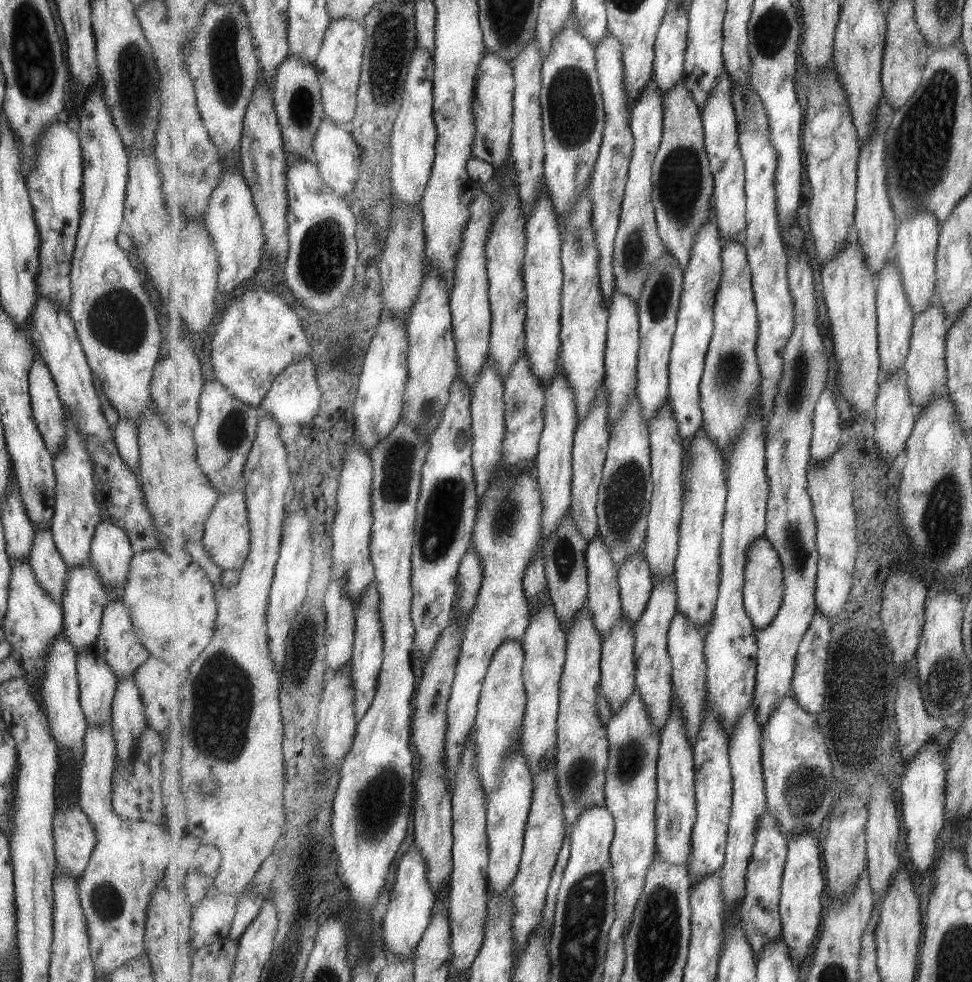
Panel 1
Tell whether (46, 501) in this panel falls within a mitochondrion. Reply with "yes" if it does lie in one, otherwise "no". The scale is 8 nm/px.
no

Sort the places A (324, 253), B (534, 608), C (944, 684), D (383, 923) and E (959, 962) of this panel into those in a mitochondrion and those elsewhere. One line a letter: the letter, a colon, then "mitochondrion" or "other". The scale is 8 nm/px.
A: mitochondrion
B: other
C: mitochondrion
D: other
E: mitochondrion

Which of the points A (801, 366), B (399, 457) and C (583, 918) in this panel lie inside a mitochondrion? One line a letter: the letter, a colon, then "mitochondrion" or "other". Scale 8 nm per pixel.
A: mitochondrion
B: mitochondrion
C: mitochondrion

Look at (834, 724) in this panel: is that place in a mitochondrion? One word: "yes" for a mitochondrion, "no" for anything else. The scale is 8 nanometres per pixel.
no

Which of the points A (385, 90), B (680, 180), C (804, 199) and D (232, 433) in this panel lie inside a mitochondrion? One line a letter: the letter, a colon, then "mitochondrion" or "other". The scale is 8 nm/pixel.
A: mitochondrion
B: mitochondrion
C: other
D: mitochondrion

